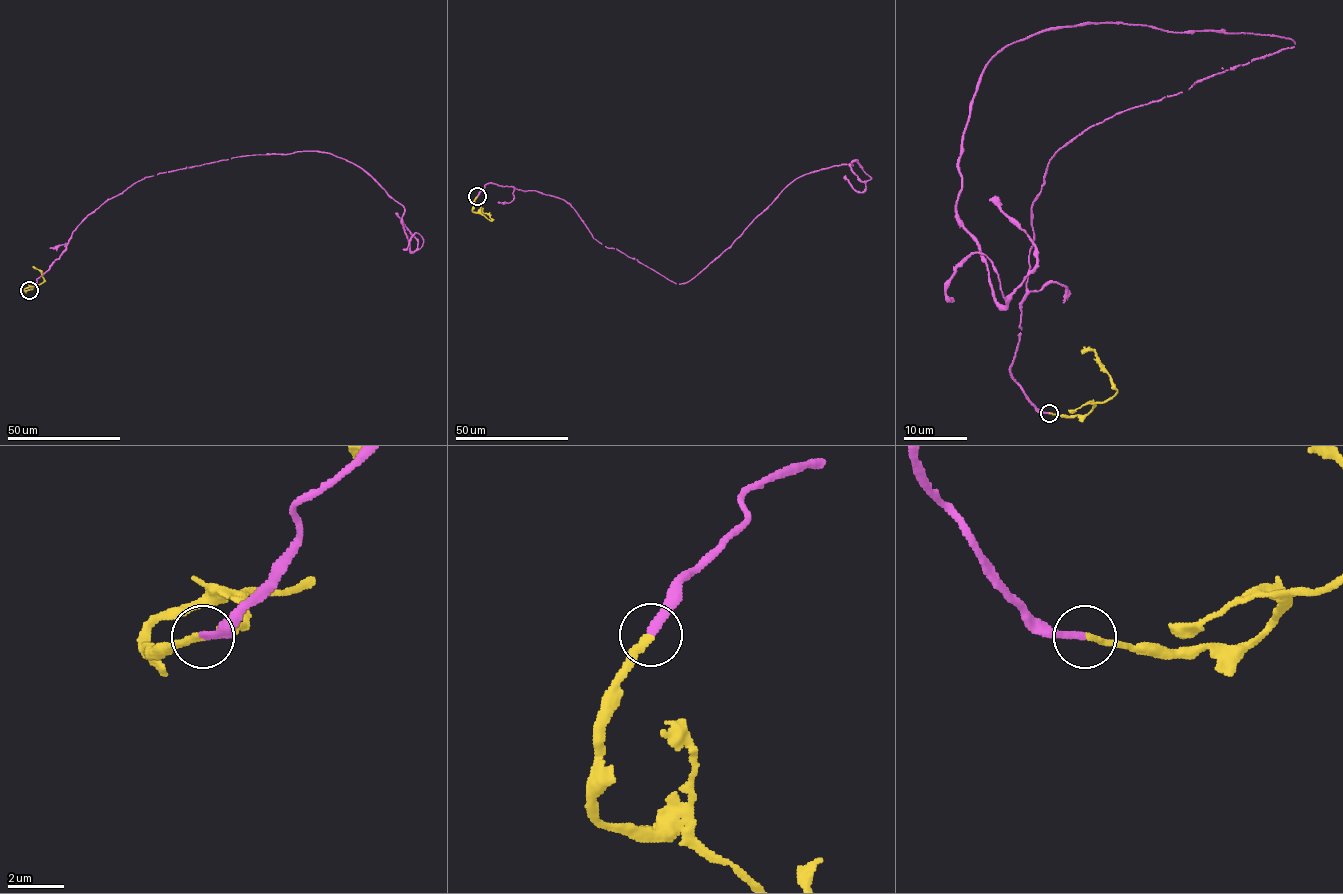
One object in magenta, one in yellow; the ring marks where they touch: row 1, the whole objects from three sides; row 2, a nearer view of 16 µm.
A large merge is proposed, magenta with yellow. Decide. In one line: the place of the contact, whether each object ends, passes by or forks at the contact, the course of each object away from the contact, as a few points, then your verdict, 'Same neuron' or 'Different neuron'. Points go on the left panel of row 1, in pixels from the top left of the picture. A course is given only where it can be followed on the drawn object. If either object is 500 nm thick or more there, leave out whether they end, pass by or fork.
Place: (29, 290). At the ring magenta ends. At the ring yellow ends. Course of magenta: (29, 289), (135, 182), (243, 156), (319, 151), (362, 168), (404, 208), (411, 251), (422, 237), (403, 250). Course of yellow: (29, 289), (24, 289), (36, 286), (44, 279), (34, 268). Same neuron

